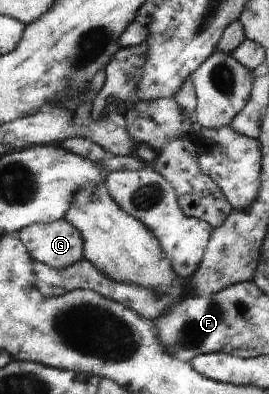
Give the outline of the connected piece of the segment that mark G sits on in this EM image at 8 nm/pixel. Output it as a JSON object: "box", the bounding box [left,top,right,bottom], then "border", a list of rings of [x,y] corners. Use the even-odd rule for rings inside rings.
{"box":[19,219,86,270],"border":[[[66,219],[29,226],[20,232],[19,239],[36,262],[58,270],[70,268],[86,258],[83,234]]]}

